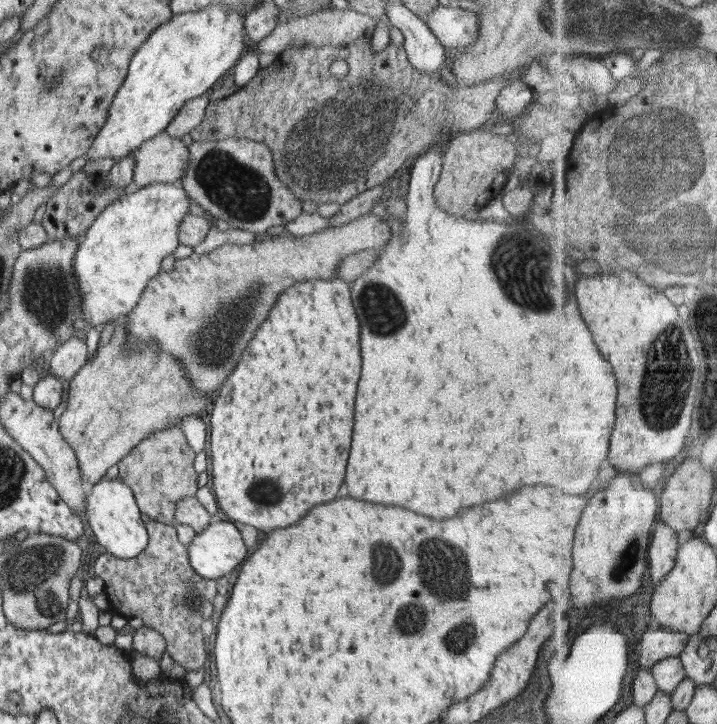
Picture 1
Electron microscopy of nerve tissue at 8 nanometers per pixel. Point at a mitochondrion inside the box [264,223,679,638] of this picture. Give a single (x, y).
(519, 273)

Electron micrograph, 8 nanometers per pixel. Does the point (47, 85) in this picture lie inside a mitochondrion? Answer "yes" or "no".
yes

